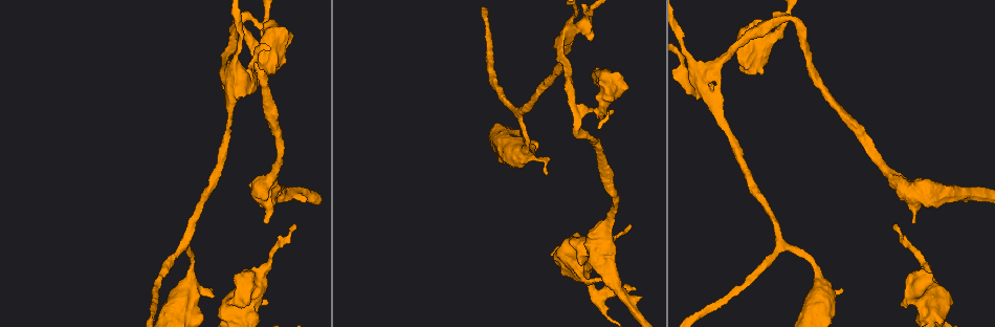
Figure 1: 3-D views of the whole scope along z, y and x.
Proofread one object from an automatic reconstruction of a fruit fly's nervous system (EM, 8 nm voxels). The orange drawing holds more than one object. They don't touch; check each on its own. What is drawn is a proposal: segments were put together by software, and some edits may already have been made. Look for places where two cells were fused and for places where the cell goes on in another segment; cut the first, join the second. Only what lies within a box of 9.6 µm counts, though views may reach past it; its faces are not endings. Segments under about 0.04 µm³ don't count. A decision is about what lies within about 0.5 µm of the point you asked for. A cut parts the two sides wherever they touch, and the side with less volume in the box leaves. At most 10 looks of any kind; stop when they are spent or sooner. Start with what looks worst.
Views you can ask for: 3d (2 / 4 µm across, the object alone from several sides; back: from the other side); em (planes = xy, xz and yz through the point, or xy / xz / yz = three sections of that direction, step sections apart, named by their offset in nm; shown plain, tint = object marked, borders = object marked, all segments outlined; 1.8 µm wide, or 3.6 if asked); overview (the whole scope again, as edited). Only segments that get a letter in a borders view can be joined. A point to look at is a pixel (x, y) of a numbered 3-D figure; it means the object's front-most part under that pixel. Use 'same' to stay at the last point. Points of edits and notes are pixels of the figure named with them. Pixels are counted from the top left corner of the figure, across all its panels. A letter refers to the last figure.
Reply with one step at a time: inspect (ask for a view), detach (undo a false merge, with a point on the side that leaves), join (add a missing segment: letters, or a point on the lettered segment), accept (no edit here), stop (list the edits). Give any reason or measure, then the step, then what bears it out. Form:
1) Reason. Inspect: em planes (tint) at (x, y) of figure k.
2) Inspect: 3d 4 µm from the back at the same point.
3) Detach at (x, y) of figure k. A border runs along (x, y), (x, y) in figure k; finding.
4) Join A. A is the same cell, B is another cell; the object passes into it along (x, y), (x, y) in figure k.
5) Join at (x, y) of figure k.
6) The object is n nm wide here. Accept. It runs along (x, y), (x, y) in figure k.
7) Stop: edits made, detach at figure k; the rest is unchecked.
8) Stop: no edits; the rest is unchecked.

Four-way junction. Inspect: em planes (borders) at (705, 87) of figure 1.

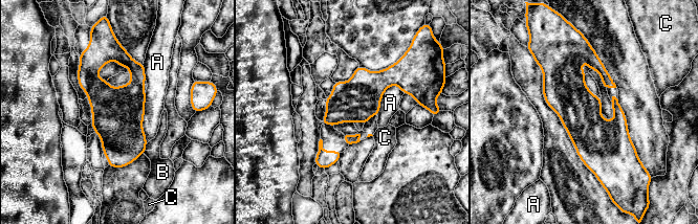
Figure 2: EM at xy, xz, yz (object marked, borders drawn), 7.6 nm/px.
The object is 320 nm wide here. Accept. A, B and C are other cells; a border runs along (145, 91), (143, 131), (147, 142) in figure 2; continuous, no second cell.

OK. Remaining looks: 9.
An open end. Inspect: em xz step 16 (tint) at (266, 302) of figure 1.

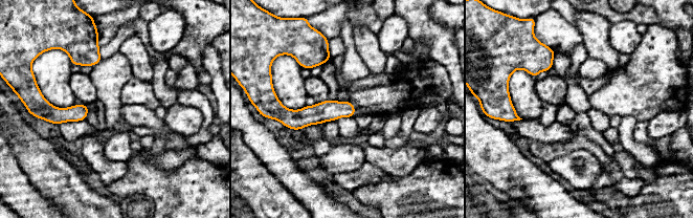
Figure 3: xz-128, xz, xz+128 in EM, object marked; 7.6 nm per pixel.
Inspect: em planes (borders) at the same point.

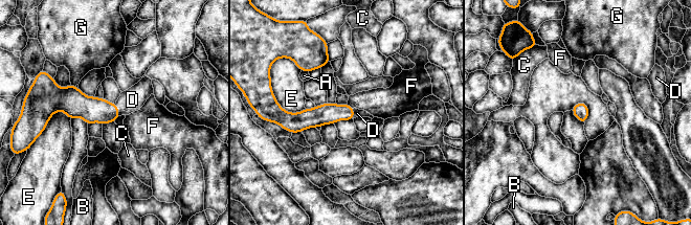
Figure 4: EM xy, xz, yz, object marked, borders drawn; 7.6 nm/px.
The object is 120 nm wide here. Join D. D is the same cell, A, B, C, E, F and G are other cells; it goes on there.

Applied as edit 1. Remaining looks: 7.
Three arms meet. Inspect: em planes (borders) at (776, 21) of figure 1.

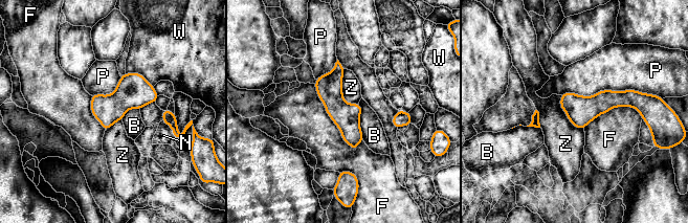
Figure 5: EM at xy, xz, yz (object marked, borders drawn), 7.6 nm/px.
Accept. B, F, N, P, W and Z are other cells; continuous, no second cell.

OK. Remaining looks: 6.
An open end. Inspect: 3d 2 µm at (293, 226) of figure 1.

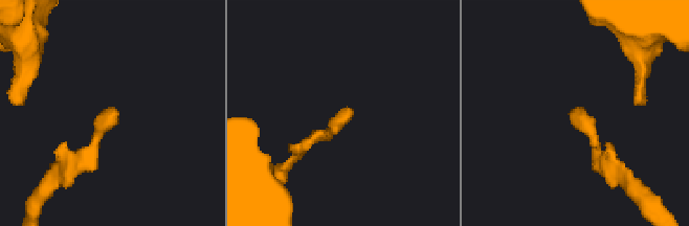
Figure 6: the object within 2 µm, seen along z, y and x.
Now the EM. Inspect: em planes (borders) at (345, 111) of figure 6.

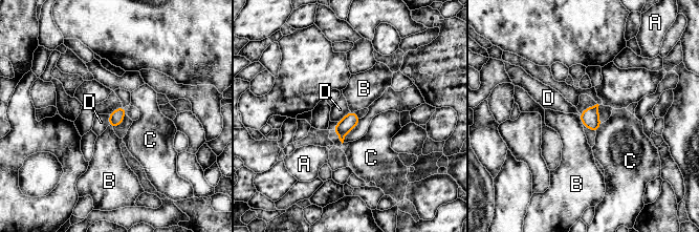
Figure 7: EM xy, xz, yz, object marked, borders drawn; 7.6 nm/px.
Accept. A, B, C and D are other cells; none of them fits.

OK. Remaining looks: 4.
Stop: edits made, join at figure 4; the rest is unchecked.

